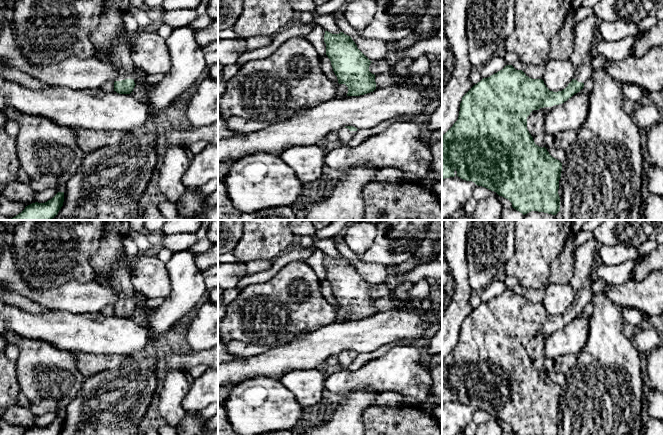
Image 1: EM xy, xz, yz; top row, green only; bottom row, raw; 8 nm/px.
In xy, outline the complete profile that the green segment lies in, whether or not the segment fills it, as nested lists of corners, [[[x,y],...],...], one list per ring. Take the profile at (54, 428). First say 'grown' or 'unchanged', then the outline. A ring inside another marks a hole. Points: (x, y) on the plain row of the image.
unchanged; [[[58,416],[52,423],[45,427],[32,427],[25,431],[23,435],[59,435],[63,430],[64,416]]]

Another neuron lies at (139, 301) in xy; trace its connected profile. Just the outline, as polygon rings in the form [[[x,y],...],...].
[[[133,290],[133,304],[141,312],[142,318],[147,317],[147,314],[151,311],[151,307],[146,305],[146,301],[147,299],[141,293]]]

